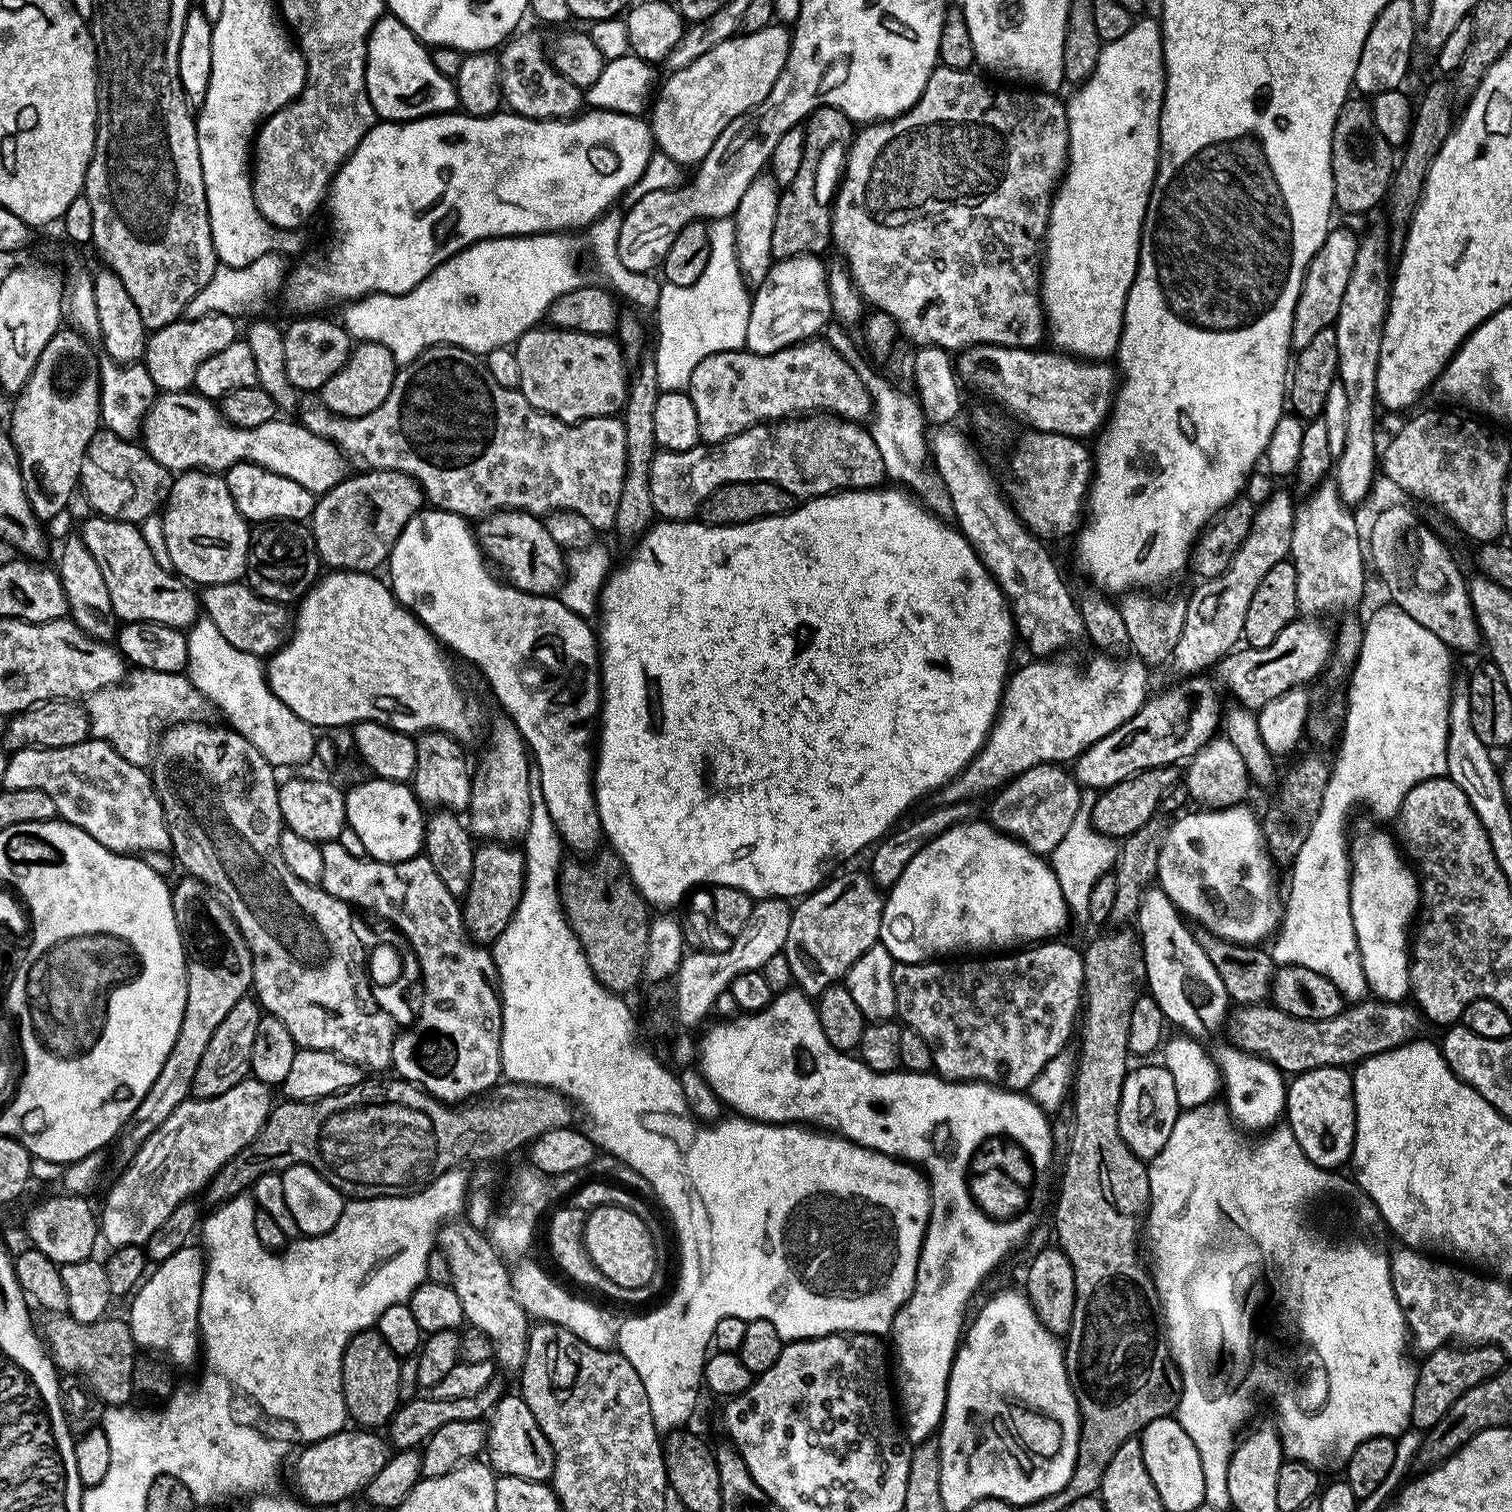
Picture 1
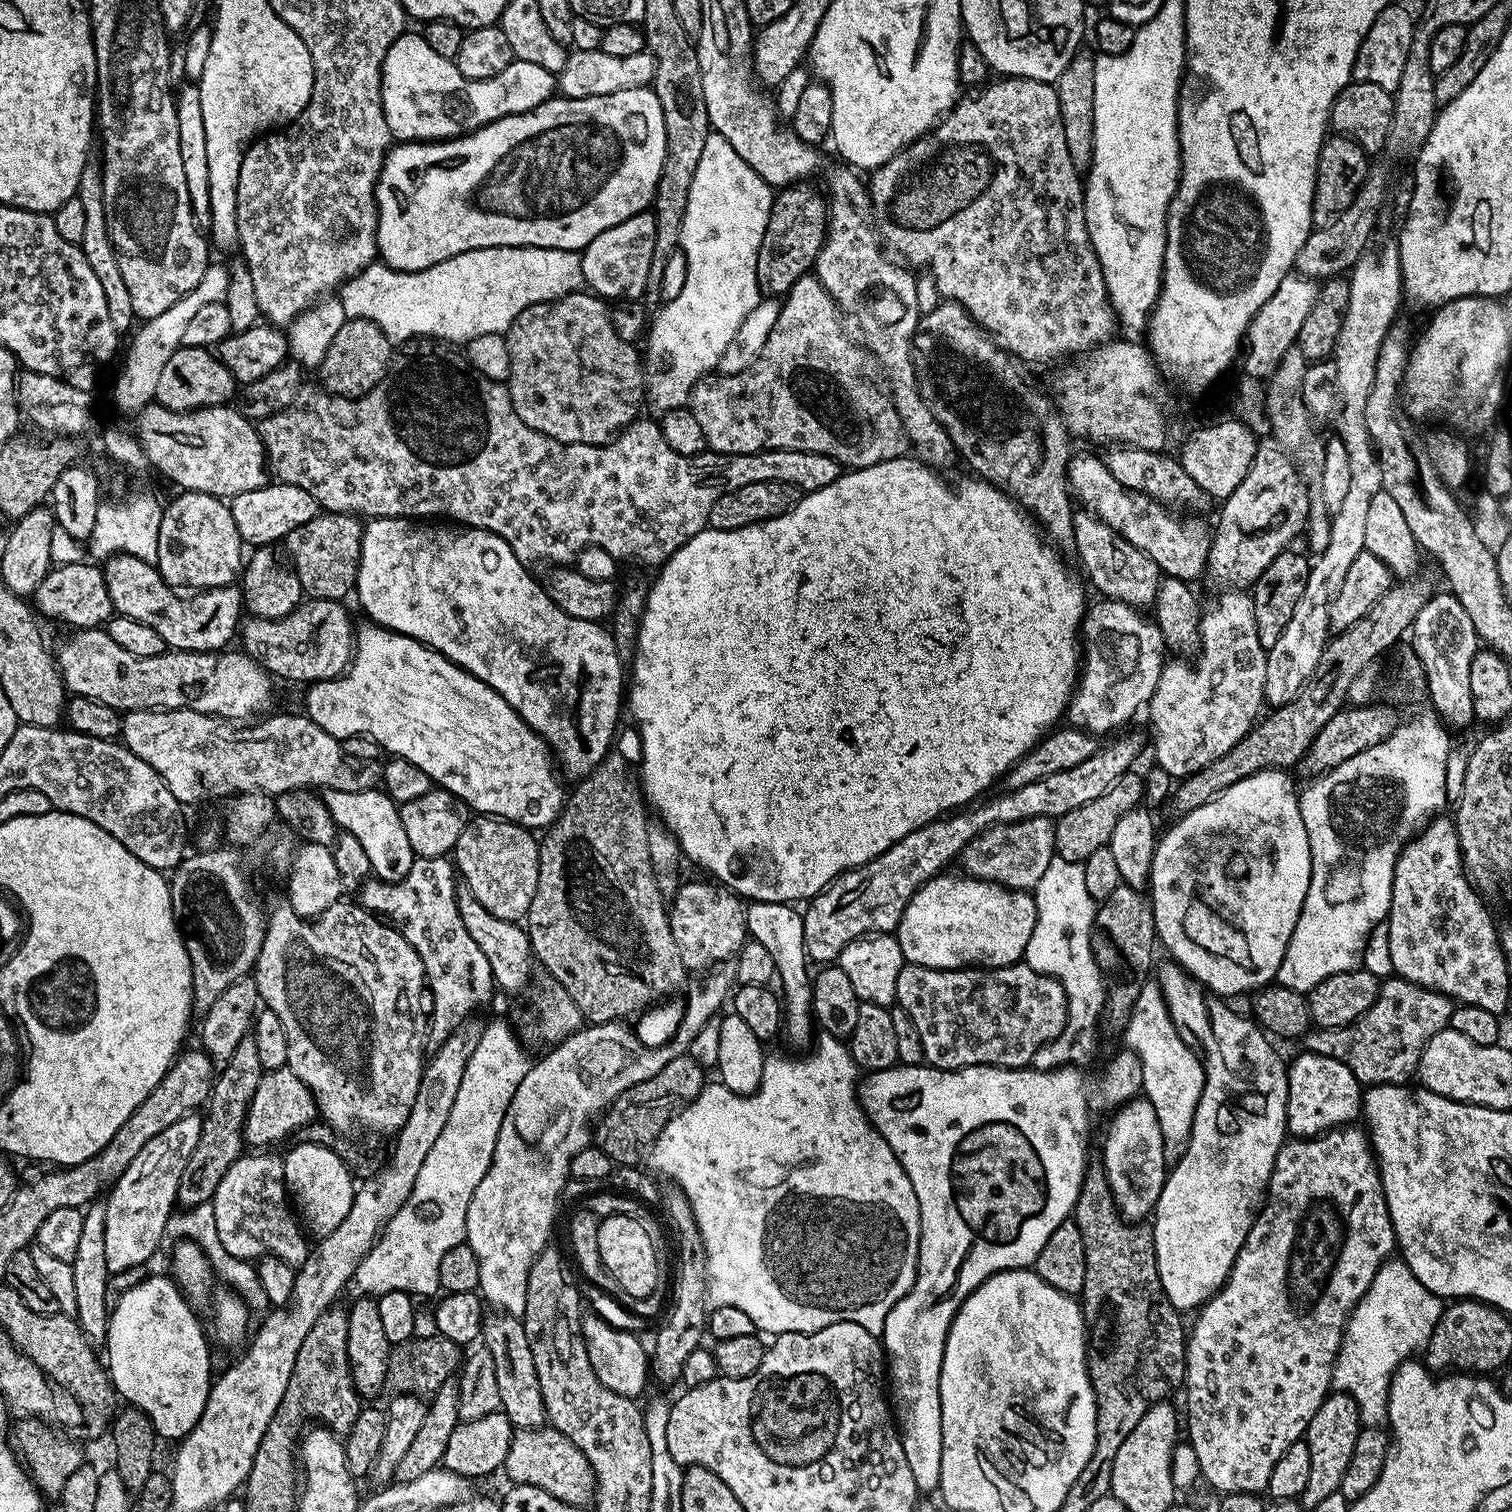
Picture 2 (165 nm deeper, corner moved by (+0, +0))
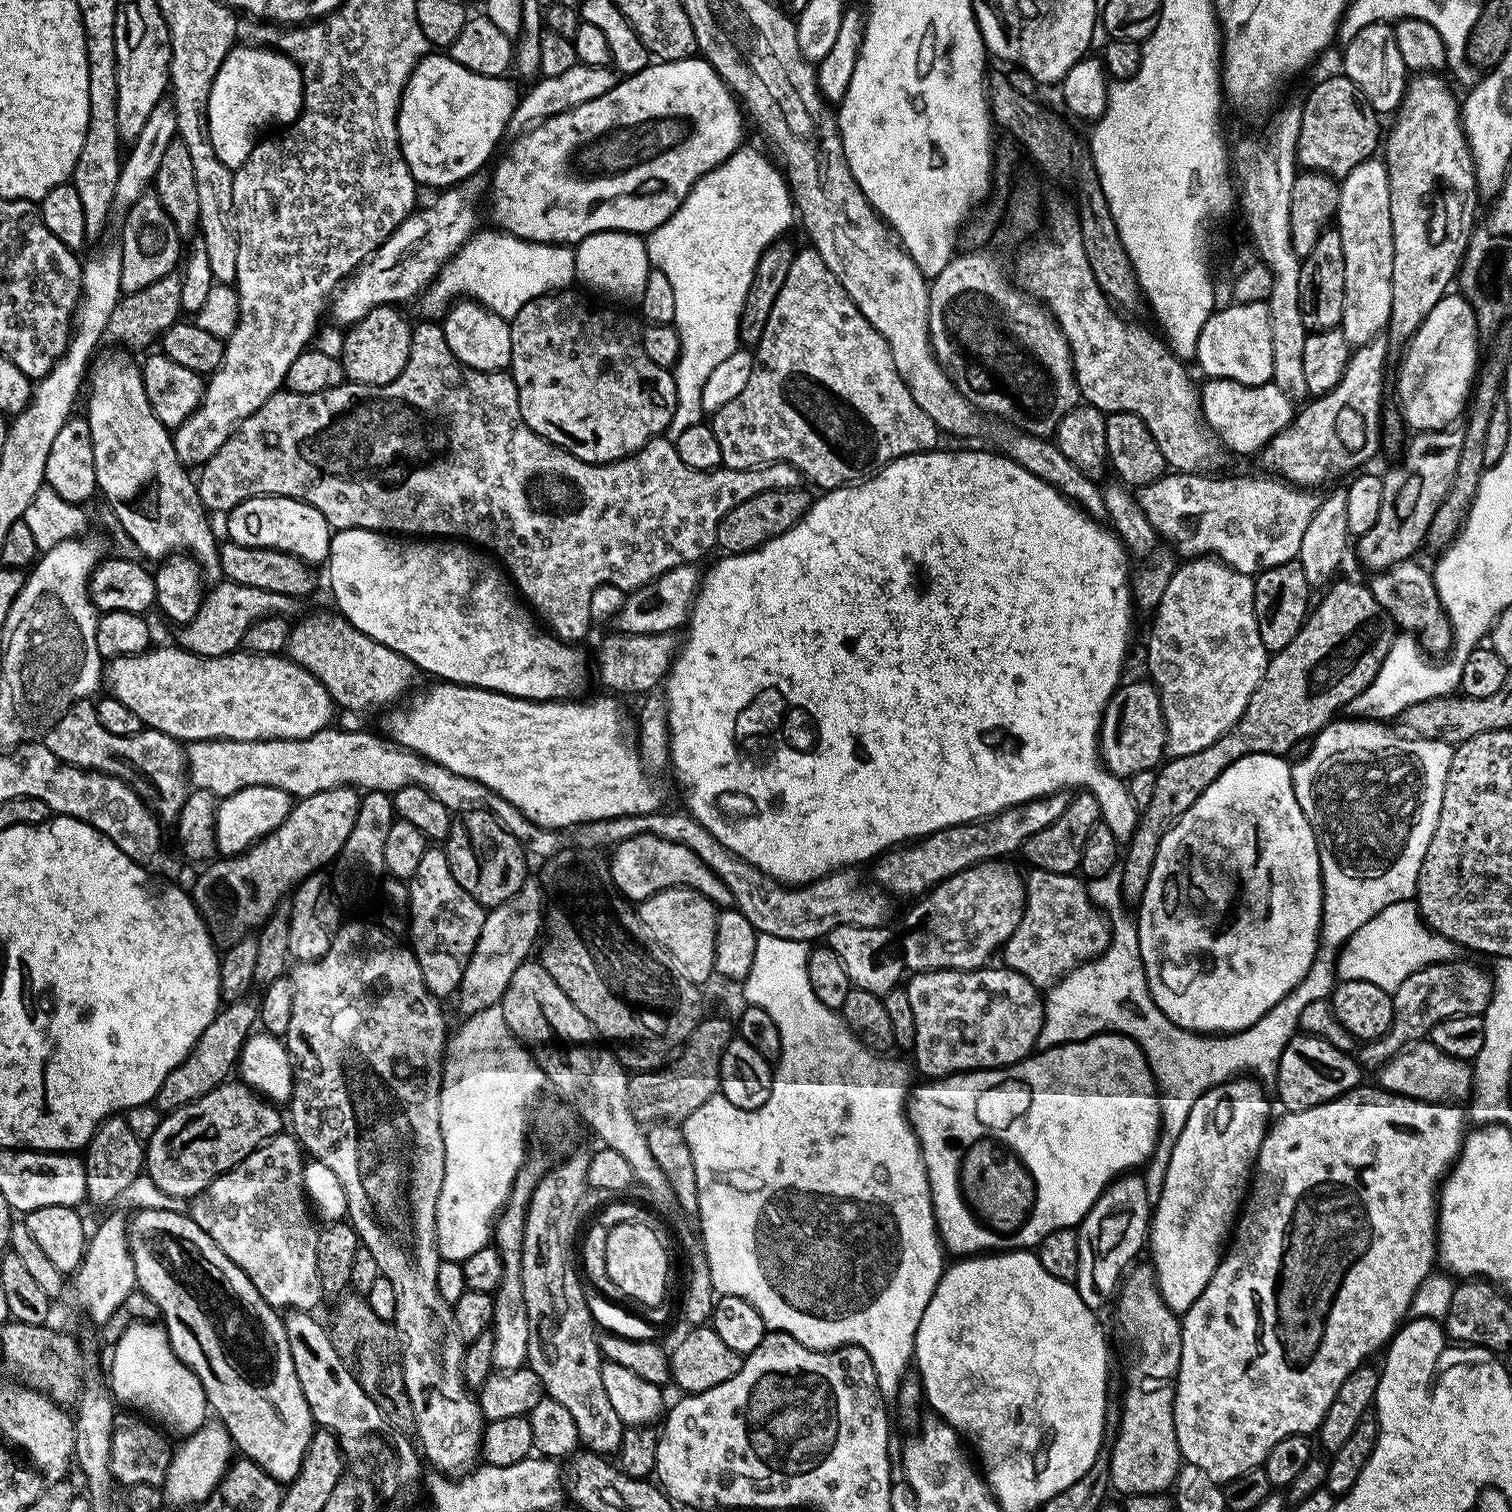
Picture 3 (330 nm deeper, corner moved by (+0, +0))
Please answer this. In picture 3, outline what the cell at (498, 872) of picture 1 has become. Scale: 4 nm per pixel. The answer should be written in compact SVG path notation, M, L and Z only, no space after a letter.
M465 812L457 815L452 821L452 828L443 845L443 850L448 855L450 870L457 880L458 886L466 890L485 909L491 910L514 898L518 890L529 879L528 864L524 845L519 844L490 814L485 812Z

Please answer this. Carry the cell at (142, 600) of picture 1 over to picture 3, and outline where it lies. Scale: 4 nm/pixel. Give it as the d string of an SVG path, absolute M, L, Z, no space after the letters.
M227 578L221 579L213 588L216 589L209 596L207 593L201 599L195 618L179 629L179 646L200 657L218 657L237 651L243 645L246 630L255 620L261 620L263 616L289 614L297 604L293 597L274 594L270 590L258 590L258 586L246 586Z

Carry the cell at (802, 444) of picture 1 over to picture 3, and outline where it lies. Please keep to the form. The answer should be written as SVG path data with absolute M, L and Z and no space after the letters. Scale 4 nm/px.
M436 322L424 323L428 324L419 325L417 323L413 327L408 361L402 374L398 374L394 382L389 384L345 382L337 388L331 388L328 392L318 394L298 394L279 390L268 401L263 402L260 409L240 421L232 429L232 433L226 438L221 449L205 461L199 469L201 472L196 480L196 489L205 509L212 514L215 512L227 514L234 506L250 498L285 496L314 506L314 510L324 515L328 527L333 530L365 528L371 532L385 534L411 534L416 538L459 538L461 541L471 542L485 549L493 548L493 550L488 550L498 557L499 563L503 565L512 583L516 585L519 595L527 601L531 611L547 625L551 635L565 642L580 642L580 639L587 634L588 627L593 627L594 624L590 614L590 594L594 594L598 586L613 584L627 594L678 566L696 564L699 556L704 556L708 551L716 548L718 522L722 522L722 518L730 514L730 510L734 510L738 502L746 502L746 498L754 498L754 494L762 494L766 490L801 487L801 472L786 462L759 464L757 468L721 466L707 472L691 468L686 466L686 462L682 462L682 458L678 458L675 443L667 438L657 438L646 442L646 446L639 448L633 456L627 456L625 460L615 460L613 464L582 462L574 458L574 454L570 454L565 448L559 448L557 444L544 440L538 434L534 434L534 430L524 425L516 383L512 381L507 371L483 372L466 366L458 358L454 358L450 346L446 346L443 327Z

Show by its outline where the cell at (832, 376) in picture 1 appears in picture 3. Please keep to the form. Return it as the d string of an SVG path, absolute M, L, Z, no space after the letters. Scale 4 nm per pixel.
M805 246L804 249L801 247L790 262L790 272L786 274L786 282L782 282L782 290L778 290L778 298L774 298L770 318L766 318L766 330L762 330L760 343L754 348L750 382L746 382L746 387L742 389L742 394L738 394L738 398L726 402L722 410L711 413L710 423L714 430L714 438L718 438L718 450L722 450L720 462L723 467L757 468L759 464L786 462L795 466L809 485L817 484L820 490L843 488L846 484L859 482L879 472L892 460L915 452L931 452L937 447L936 436L938 437L936 424L930 422L930 417L922 411L922 406L914 402L906 382L902 382L894 366L894 354L890 354L890 346L886 338L882 338L882 334L878 334L878 330L874 330L874 326L866 322L866 318L858 310L858 306L854 306L854 302L848 297L838 278L830 274L826 262L822 262L820 255L811 246Z

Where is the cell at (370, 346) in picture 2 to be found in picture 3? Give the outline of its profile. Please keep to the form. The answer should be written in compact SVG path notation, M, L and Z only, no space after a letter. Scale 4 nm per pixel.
M380 304L372 308L364 318L351 325L344 332L344 349L341 350L340 362L344 366L344 375L354 384L389 384L402 374L402 370L408 361L410 354L410 342L412 341L413 325L399 312L399 307L391 304Z

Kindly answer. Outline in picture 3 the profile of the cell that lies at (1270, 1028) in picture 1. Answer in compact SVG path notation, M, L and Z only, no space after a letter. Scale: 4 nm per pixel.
M1457 958L1448 960L1445 964L1426 966L1414 974L1410 974L1410 978L1406 978L1406 982L1402 982L1402 986L1398 986L1398 990L1392 993L1394 1022L1390 1026L1390 1030L1386 1030L1386 1034L1382 1034L1382 1038L1365 1040L1359 1045L1358 1063L1361 1069L1379 1070L1386 1062L1393 1060L1403 1048L1407 1048L1410 1044L1421 1043L1431 1033L1432 1027L1446 1018L1451 1016L1479 1016L1484 1013L1492 997L1493 973L1491 971L1483 972L1478 965L1471 964L1470 961L1464 959Z

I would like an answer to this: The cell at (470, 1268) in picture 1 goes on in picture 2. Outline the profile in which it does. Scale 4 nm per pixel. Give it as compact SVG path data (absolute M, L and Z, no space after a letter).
M507 1314L487 1315L481 1339L494 1358L501 1411L507 1414L515 1429L543 1427L547 1421L545 1404L542 1402L541 1387L538 1384L537 1370L523 1321Z

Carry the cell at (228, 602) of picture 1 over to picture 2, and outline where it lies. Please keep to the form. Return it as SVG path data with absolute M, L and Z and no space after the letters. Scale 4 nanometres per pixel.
M305 599L290 614L277 620L258 618L245 619L238 632L243 651L253 657L273 677L281 676L284 680L304 680L315 682L318 680L334 680L348 671L354 655L354 623L348 617L345 605L338 600Z

